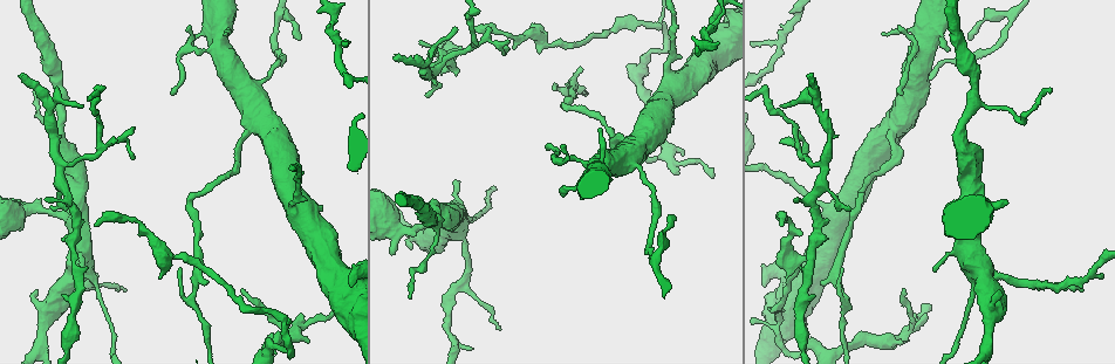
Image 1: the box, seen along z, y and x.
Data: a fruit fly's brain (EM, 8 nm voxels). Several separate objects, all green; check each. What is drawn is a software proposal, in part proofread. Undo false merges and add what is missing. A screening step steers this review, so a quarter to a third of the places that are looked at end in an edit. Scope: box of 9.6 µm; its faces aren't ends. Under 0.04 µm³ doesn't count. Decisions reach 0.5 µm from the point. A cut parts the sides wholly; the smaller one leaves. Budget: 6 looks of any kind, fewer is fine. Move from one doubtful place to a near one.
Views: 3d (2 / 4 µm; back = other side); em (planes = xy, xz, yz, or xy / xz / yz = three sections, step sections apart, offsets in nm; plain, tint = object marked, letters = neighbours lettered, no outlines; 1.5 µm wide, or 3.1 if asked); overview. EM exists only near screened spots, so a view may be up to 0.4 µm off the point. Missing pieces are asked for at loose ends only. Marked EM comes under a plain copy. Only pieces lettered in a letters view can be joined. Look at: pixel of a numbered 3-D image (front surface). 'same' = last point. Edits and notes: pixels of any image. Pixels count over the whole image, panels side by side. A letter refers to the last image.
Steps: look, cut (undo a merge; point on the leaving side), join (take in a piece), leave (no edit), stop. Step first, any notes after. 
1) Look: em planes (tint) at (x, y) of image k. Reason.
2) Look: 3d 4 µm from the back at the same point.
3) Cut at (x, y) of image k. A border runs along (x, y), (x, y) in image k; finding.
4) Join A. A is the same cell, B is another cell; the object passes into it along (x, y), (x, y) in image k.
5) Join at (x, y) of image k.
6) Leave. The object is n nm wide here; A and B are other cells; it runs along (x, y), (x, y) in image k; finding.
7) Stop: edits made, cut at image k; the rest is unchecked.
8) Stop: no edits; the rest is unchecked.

Look: em planes (letters) at (206, 285) of image 1. Free end.

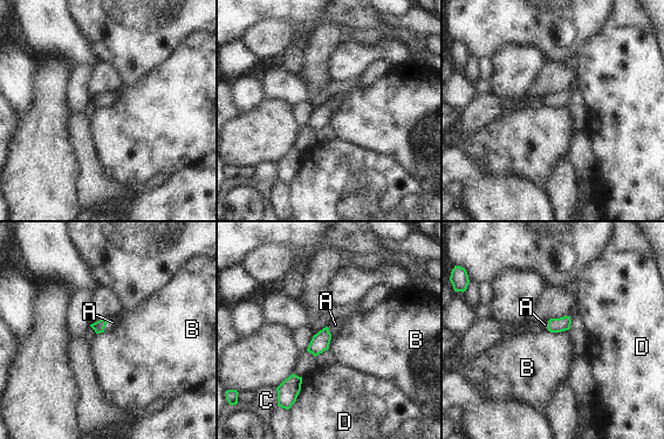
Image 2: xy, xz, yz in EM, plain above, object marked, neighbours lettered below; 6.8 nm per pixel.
Join A. A is the same cell, B, C and D are other cells; the object passes into it along (98, 327), (105, 324), (113, 322) in image 2; the neuron continues.

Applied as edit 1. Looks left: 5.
Look: overview.

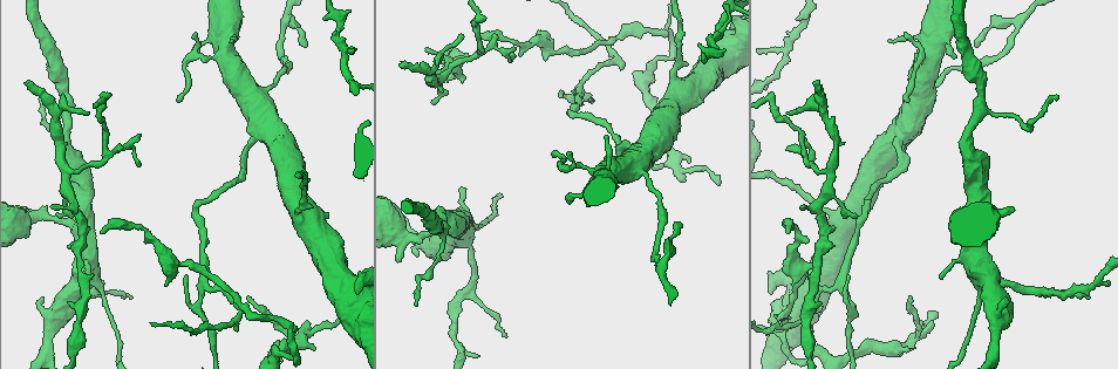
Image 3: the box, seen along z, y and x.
Look: 3d 4 µm at (997, 282) of image 3. Four or more arms meet.

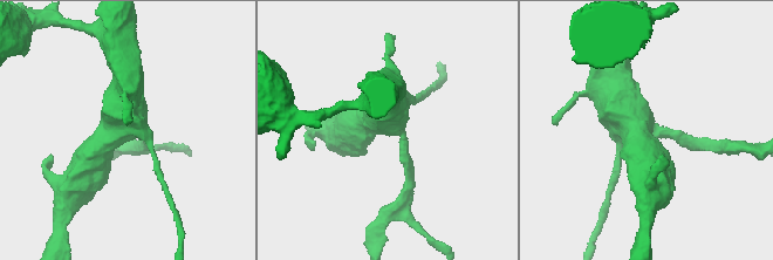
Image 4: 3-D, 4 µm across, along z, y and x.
Look: em planes (letters) at (647, 130) of image 4.

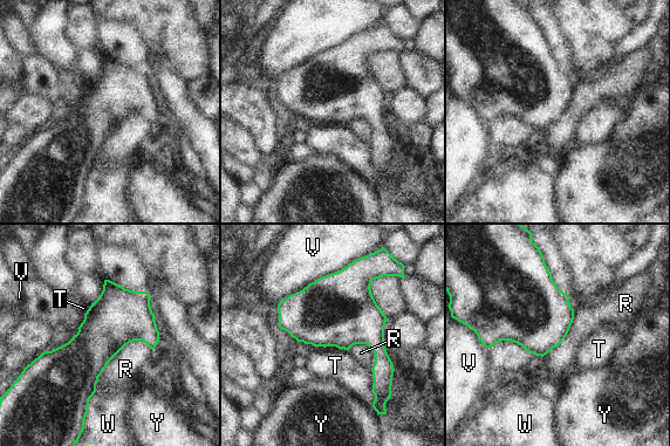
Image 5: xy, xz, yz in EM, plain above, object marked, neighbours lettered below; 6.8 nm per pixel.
Leave. The object is 380 nm wide here; the longest contact is with V, 650 nm; R, T, V, W and Y are other cells; one neuron here.

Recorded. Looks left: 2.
Look: em planes (tint) at (901, 137) of image 3. Thick turns thin.

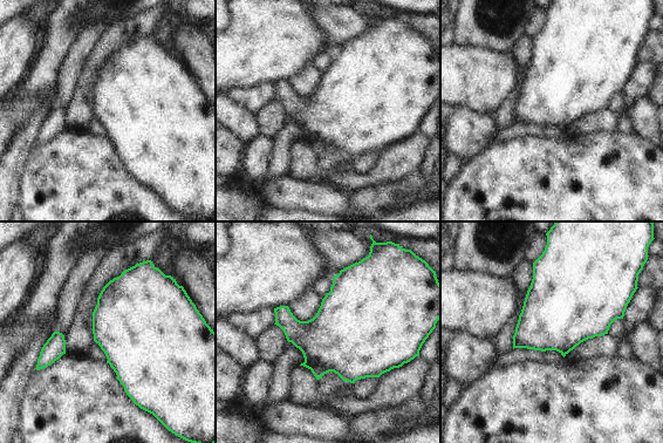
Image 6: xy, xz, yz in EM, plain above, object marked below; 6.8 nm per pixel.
Look: em planes (letters) at the same point.

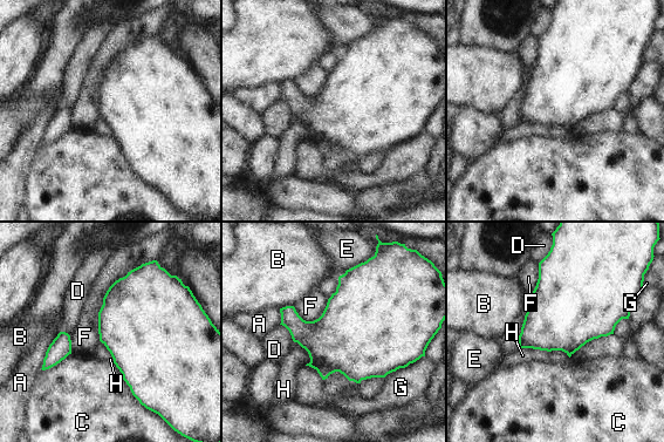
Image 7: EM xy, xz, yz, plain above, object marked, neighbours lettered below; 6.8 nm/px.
Leave. The object is 500 nm wide here; A, B, C, D, E, F, G and H are other cells; a border runs along (519, 348), (563, 351), (569, 356) in image 7; one neuron here.

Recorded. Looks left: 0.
Stop: edits made, join at image 2; the rest is unchecked.

